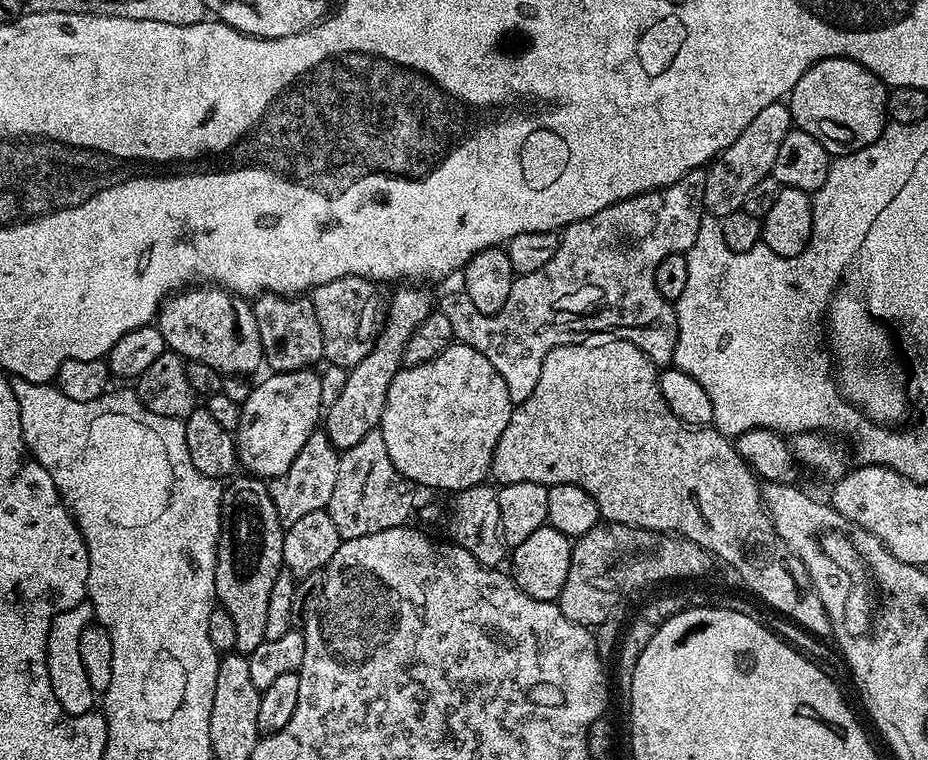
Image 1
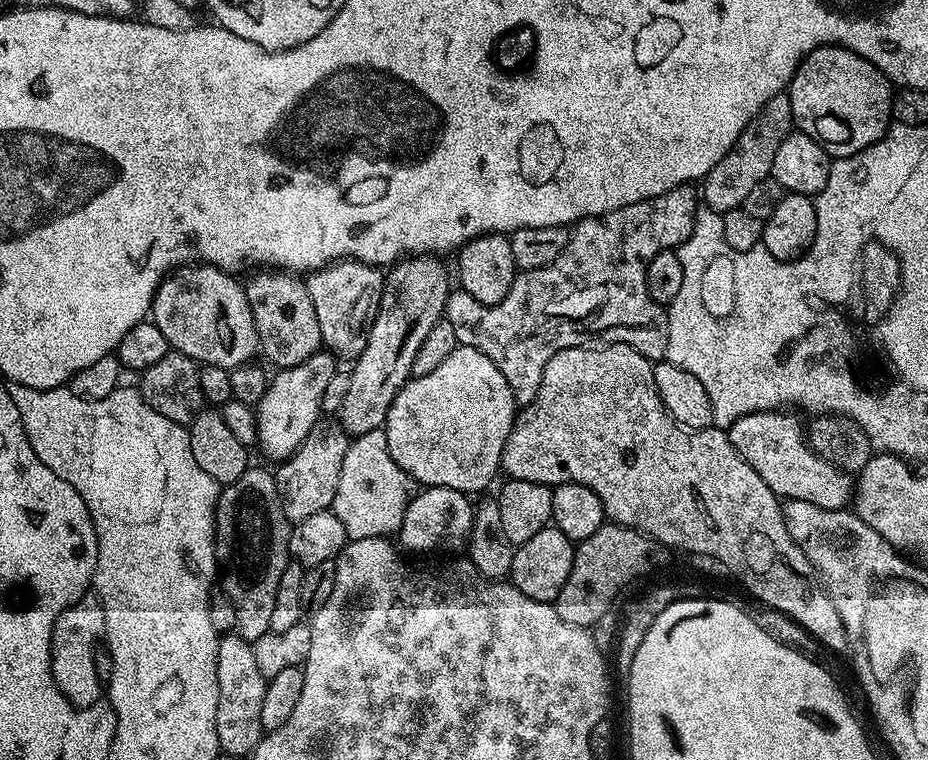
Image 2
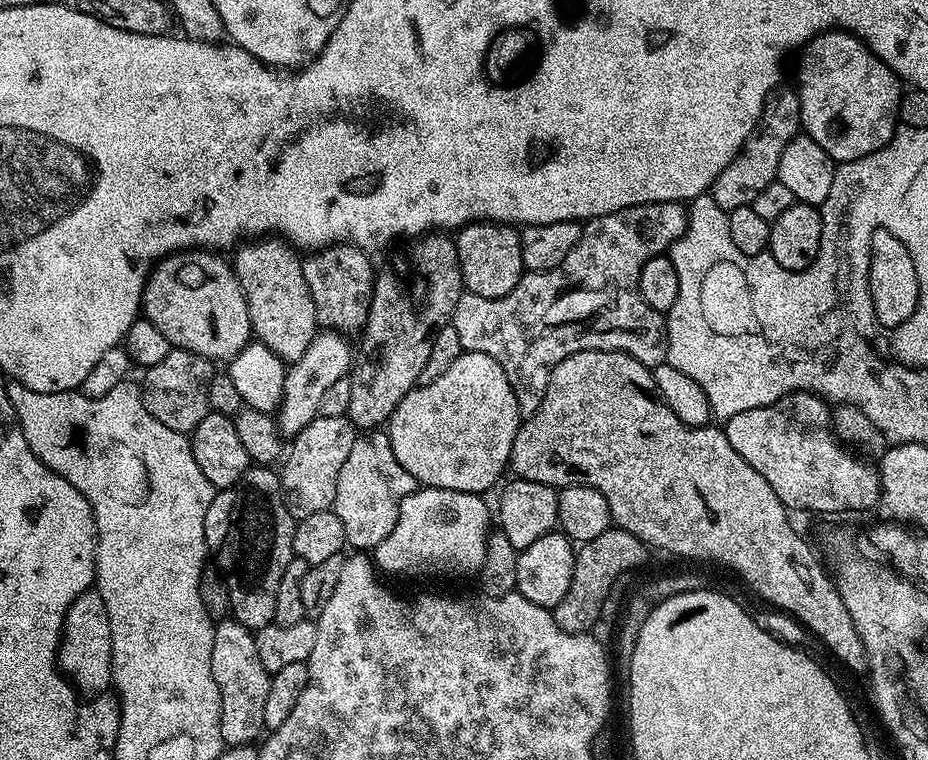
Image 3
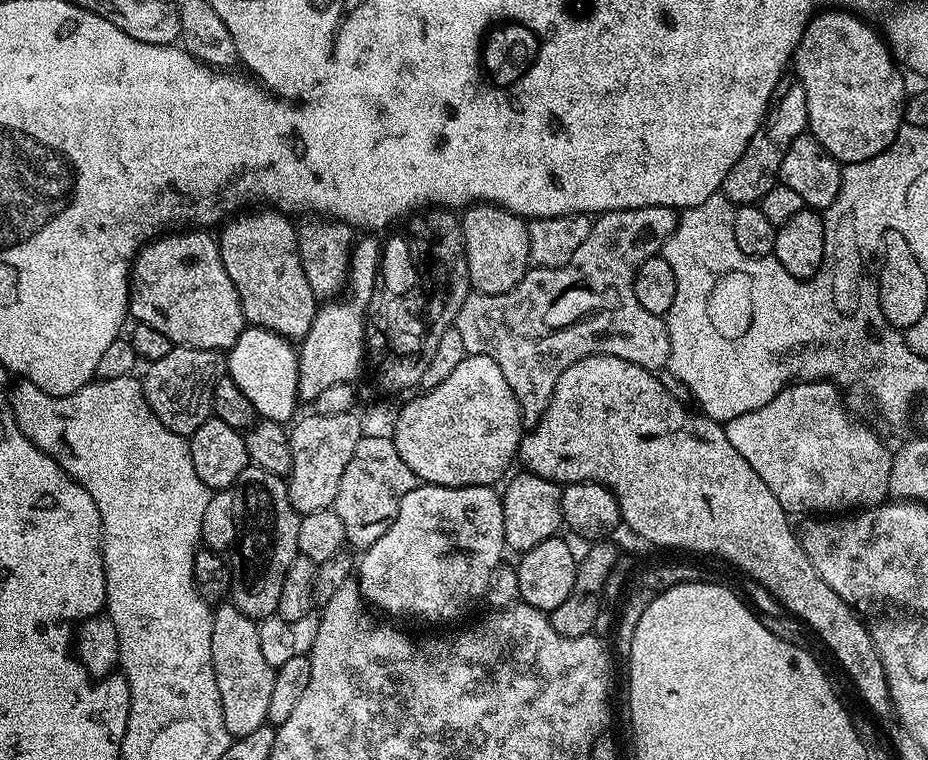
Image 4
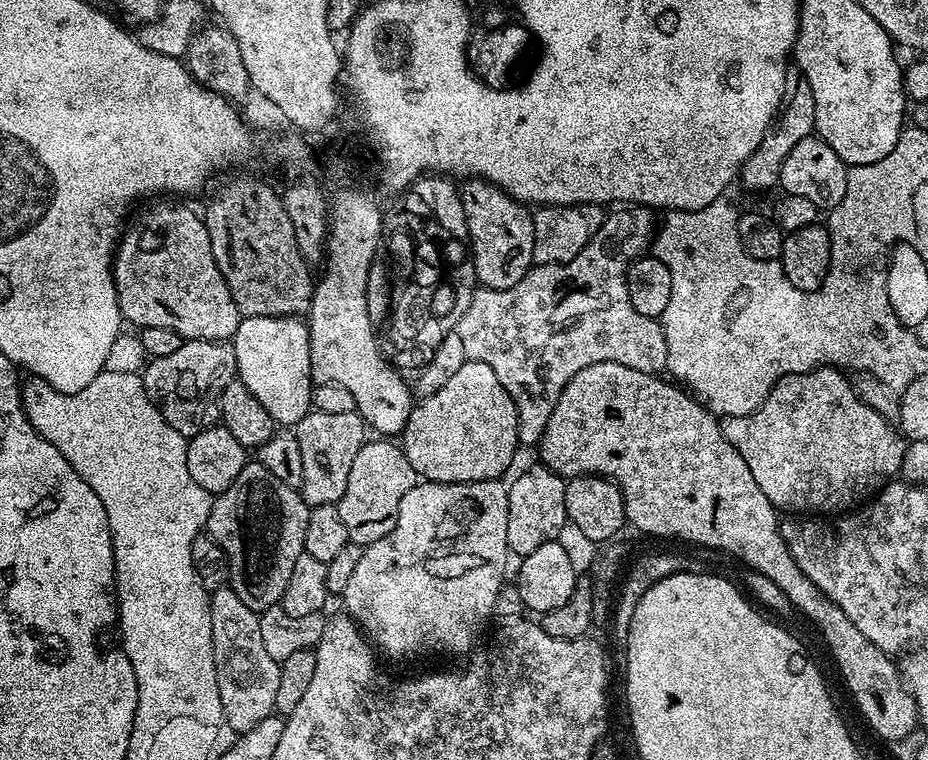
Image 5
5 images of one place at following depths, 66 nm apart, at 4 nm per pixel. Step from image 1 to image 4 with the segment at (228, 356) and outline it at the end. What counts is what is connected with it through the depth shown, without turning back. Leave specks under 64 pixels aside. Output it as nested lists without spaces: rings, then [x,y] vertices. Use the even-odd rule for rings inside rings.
[[[172,230],[149,239],[132,261],[128,310],[136,324],[154,326],[154,330],[170,338],[173,346],[223,353],[238,342],[239,335],[246,327],[246,321],[242,314],[238,290],[234,290],[234,282],[230,282],[230,274],[226,274],[226,266],[222,266],[217,237],[208,232],[211,231]]]

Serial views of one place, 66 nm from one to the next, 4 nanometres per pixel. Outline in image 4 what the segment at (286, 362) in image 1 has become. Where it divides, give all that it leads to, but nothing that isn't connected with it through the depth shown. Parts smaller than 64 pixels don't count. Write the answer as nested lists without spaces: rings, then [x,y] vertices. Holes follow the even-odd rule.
[[[268,206],[261,209],[261,212],[241,211],[219,229],[222,266],[226,266],[226,274],[230,274],[234,290],[238,290],[242,314],[251,327],[264,328],[288,341],[299,342],[314,322],[318,297],[310,290],[310,282],[306,282],[306,270],[302,270],[297,225],[291,224],[288,221],[291,219],[279,210]]]

